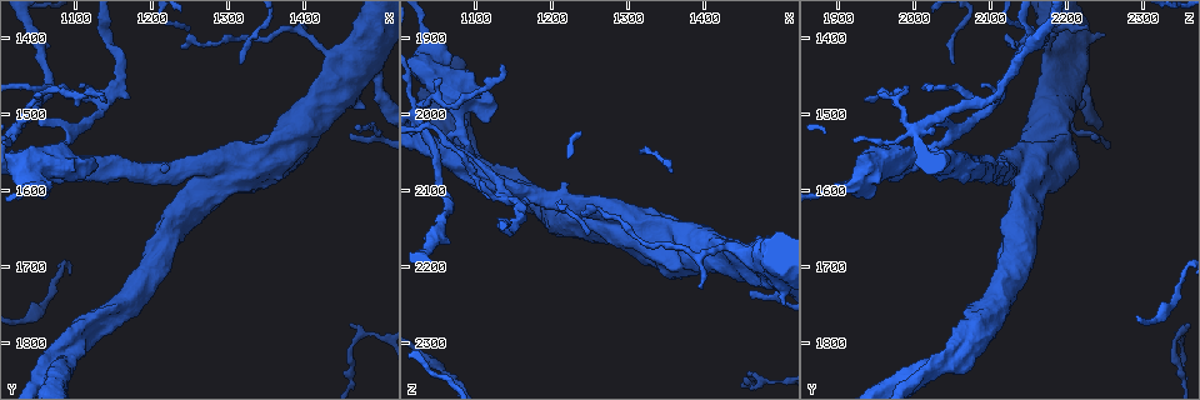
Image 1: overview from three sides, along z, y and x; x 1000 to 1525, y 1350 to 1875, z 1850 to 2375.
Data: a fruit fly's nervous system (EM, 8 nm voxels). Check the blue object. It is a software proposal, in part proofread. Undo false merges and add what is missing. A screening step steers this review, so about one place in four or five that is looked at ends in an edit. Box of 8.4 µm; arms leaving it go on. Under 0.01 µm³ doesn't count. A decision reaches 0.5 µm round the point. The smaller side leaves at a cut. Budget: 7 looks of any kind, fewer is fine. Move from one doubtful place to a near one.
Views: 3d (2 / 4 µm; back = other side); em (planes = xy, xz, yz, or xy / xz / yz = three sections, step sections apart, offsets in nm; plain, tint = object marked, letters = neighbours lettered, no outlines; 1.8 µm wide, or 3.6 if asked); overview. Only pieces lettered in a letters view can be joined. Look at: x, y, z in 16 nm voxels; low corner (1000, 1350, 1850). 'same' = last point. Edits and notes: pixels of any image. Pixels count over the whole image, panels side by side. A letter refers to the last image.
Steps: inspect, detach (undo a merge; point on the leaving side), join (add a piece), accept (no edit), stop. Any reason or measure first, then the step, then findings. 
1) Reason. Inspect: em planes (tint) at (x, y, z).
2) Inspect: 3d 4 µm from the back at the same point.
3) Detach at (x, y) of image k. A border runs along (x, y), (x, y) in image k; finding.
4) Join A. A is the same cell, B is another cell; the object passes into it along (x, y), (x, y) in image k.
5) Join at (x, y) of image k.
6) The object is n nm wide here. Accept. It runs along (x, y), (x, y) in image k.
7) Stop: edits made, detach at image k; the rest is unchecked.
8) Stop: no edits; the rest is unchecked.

Side arm on a straight run. Inspect: em yz step 8 (letters) at (1135, 1485, 2110).

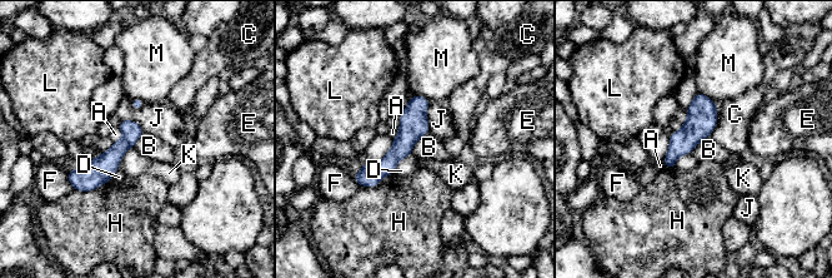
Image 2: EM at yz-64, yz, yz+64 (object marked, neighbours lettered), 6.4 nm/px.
Accept. A, B, C, D, E, F, H, J, K, L and M are other cells; it runs along (421, 99), (402, 147), (360, 180) in image 2; continuous, no second neuron.

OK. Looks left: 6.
Sharp bend. Inspect: 3d 2 µm at (1055, 1565, 2045).

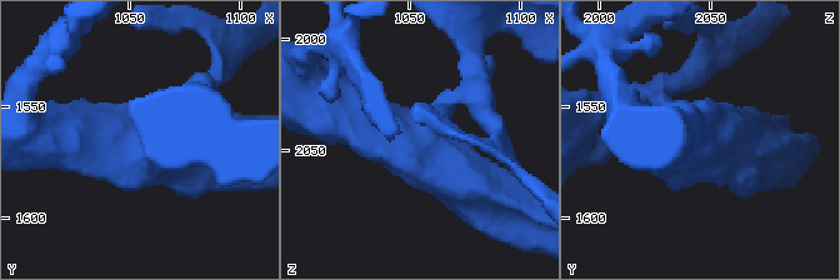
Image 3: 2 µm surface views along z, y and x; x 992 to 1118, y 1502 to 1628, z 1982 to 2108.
3 arms meet here; the arms are 180, 340, 380 nm wide; now the EM. Inspect: em planes (letters) at (1055, 1568, 2046).

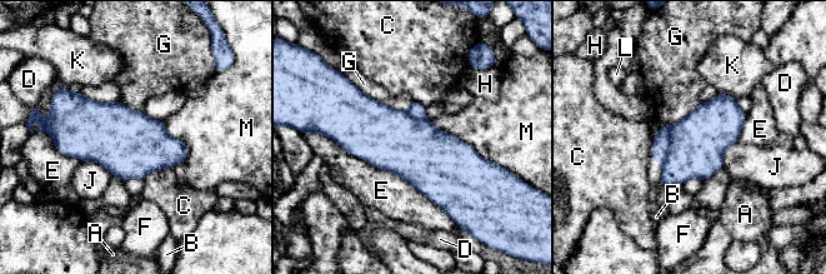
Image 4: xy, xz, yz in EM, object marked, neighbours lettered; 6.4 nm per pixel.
The longest contact is with E, 950 nm. Detach at (661, 142) of image 4. A, B, C, D, E, F, G, H, J, K, L and M are other cells; a border runs along (674, 125), (667, 155), (662, 162) in image 4; two neurons meet here.

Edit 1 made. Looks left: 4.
Inspect: overview.

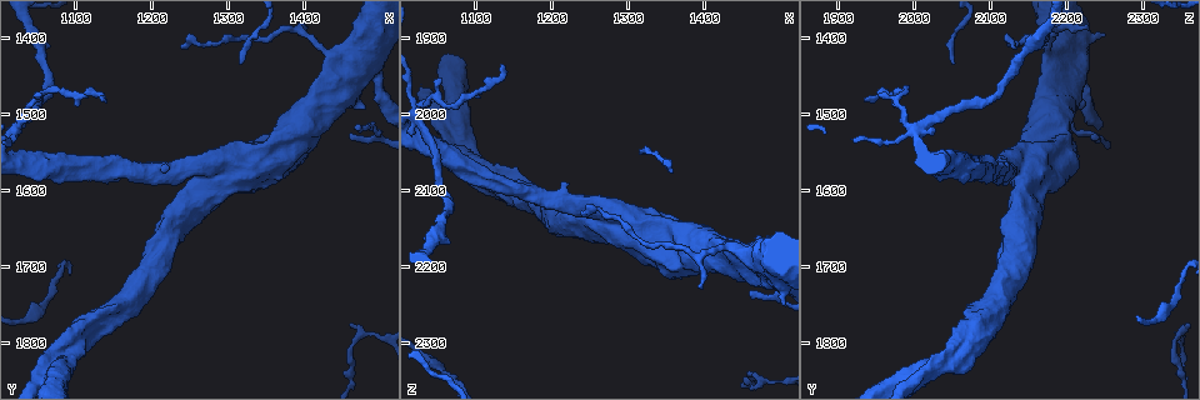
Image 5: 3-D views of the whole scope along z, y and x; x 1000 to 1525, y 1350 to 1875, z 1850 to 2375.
Inspect: em planes (letters) at (1275, 1570, 2130).

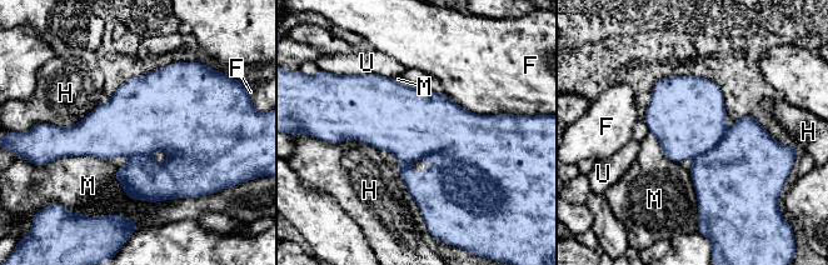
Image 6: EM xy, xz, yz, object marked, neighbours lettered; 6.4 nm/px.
The object is 460 nm wide here. Accept. F, H, M and U are other cells; a border runs along (99, 103), (71, 125), (50, 125) in image 6; all the same neuron.

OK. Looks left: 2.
Stop: edits made, detach at image 4; the rest is unchecked.

